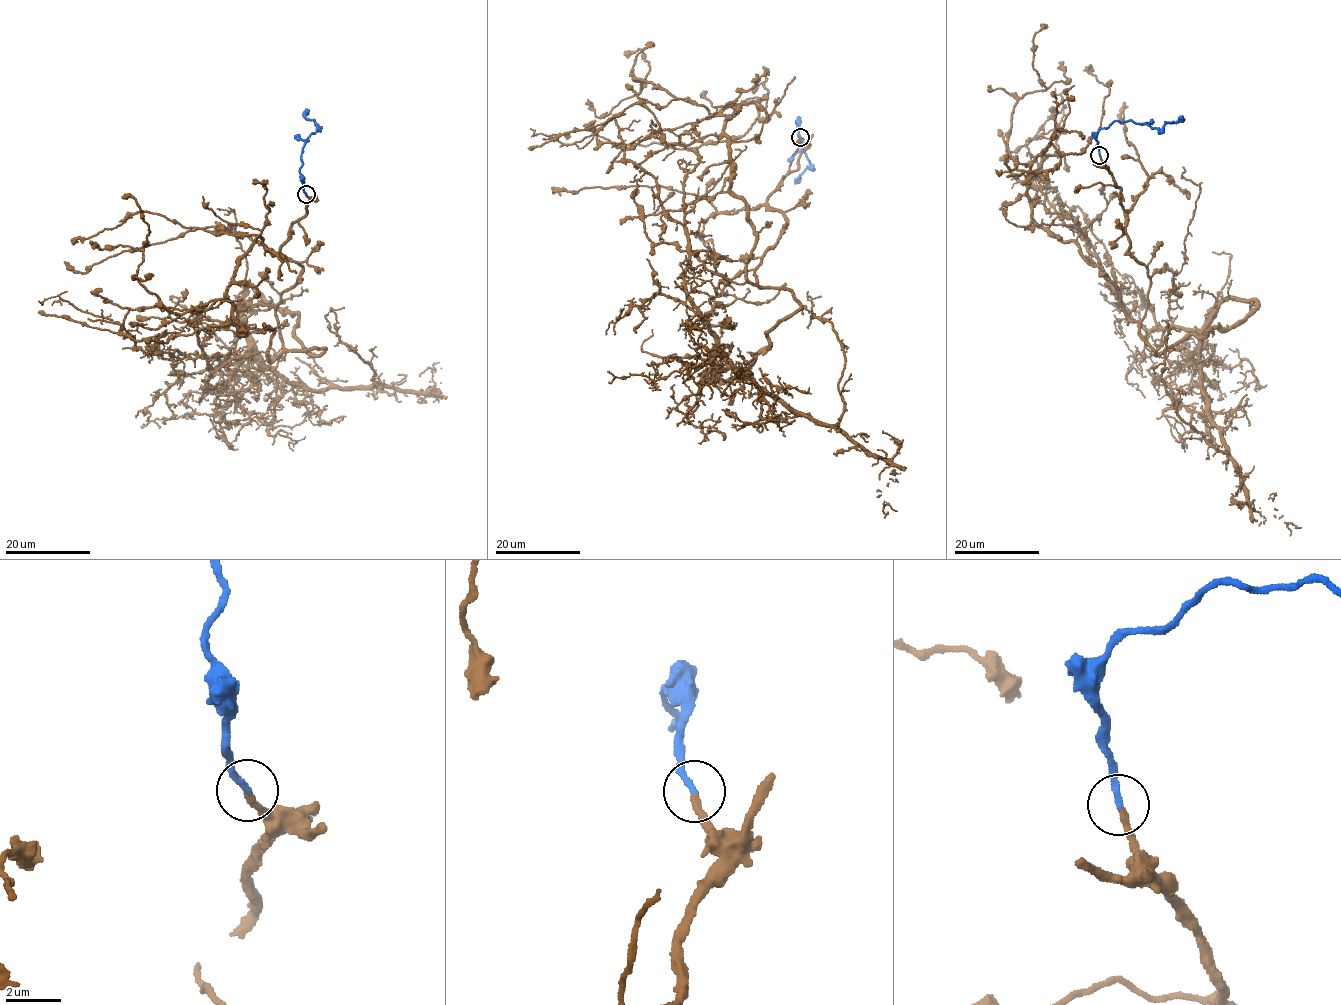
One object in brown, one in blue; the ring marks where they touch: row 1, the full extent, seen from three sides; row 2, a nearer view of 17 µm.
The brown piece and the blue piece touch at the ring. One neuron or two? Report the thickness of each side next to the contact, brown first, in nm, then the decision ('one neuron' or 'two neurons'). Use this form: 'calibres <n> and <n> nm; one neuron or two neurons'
calibres 260 and 240 nm; one neuron

